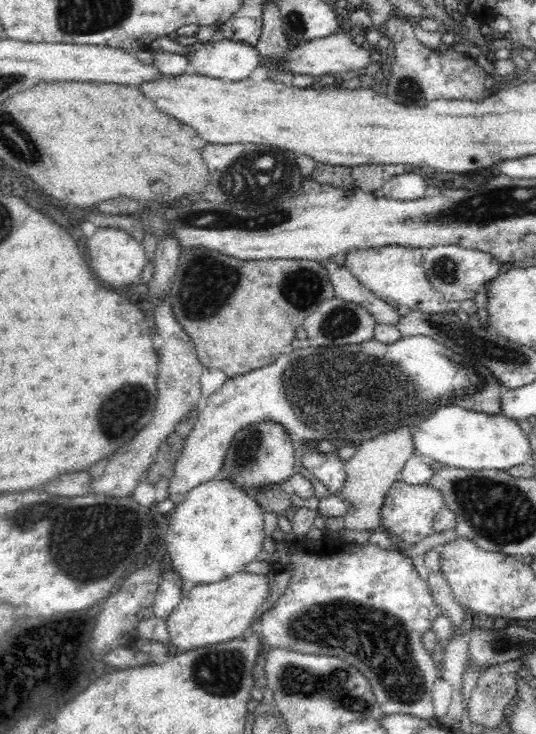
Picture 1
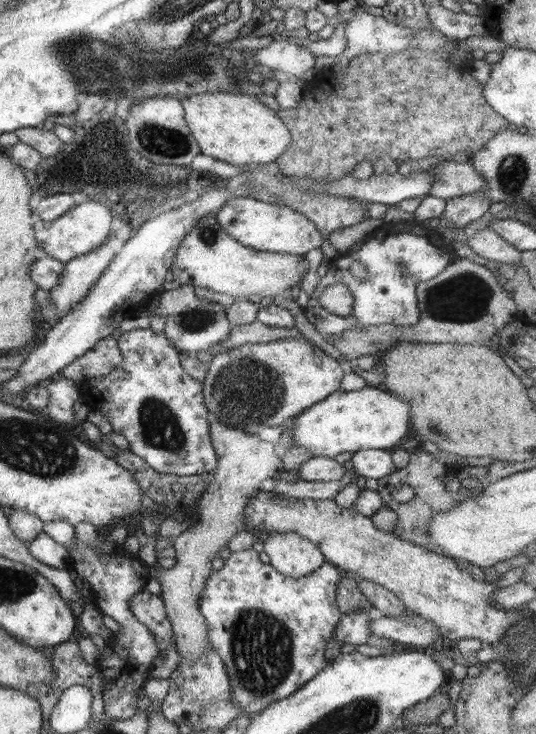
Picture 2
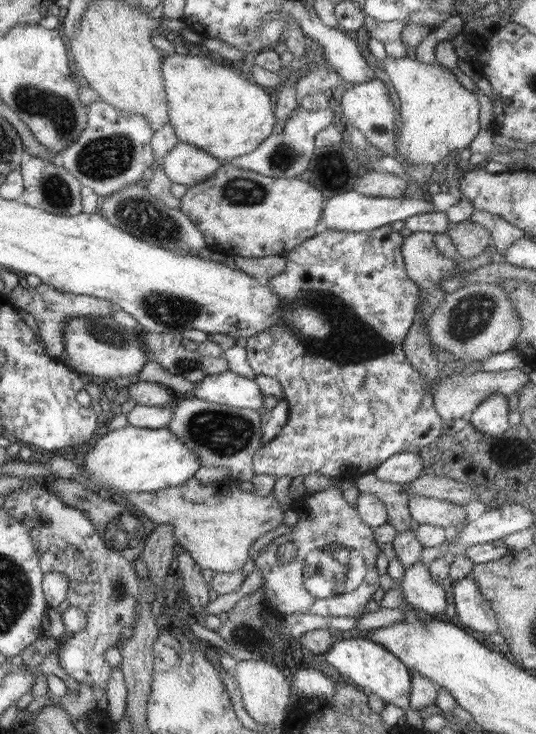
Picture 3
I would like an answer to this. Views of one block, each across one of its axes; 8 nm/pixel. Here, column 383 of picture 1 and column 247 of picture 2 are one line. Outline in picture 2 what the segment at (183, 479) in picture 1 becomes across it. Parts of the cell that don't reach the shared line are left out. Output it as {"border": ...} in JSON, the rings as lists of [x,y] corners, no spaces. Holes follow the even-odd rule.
{"border":[[[305,336],[280,338],[266,344],[240,345],[213,356],[203,381],[204,402],[209,412],[226,426],[257,435],[260,428],[278,426],[286,418],[298,416],[333,392],[340,391],[345,369]]]}

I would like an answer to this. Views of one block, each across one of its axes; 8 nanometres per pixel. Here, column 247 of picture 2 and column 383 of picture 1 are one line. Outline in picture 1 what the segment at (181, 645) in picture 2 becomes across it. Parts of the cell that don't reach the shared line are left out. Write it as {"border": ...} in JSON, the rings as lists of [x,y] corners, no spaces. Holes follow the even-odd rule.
{"border":[[[401,426],[393,430],[387,430],[382,434],[376,435],[374,438],[365,440],[357,446],[355,455],[345,461],[346,480],[337,492],[338,496],[342,497],[349,506],[350,512],[344,516],[344,528],[350,530],[379,530],[382,528],[380,512],[384,498],[390,487],[400,481],[400,476],[404,468],[405,462],[411,457],[414,452],[414,441],[412,441],[413,428]]]}

